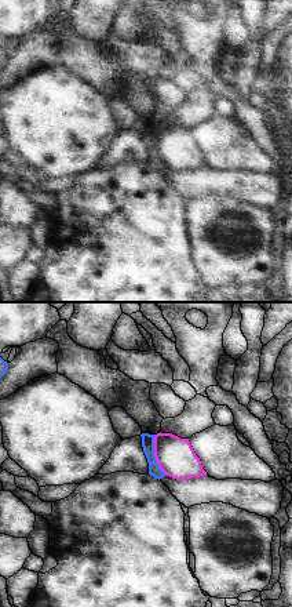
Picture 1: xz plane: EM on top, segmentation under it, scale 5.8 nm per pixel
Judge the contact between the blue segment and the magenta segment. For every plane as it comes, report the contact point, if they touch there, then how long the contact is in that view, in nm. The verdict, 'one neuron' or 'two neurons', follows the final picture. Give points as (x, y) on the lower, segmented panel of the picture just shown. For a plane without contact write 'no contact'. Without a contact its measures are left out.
contact (153, 455); length 260 nm

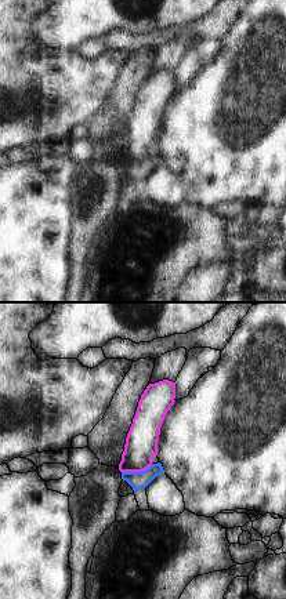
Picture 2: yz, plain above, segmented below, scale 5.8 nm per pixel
contact (137, 472); length 190 nm

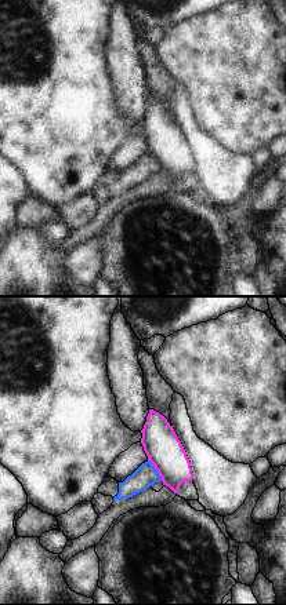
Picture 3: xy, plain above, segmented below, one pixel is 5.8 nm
contact (156, 470); length 150 nm

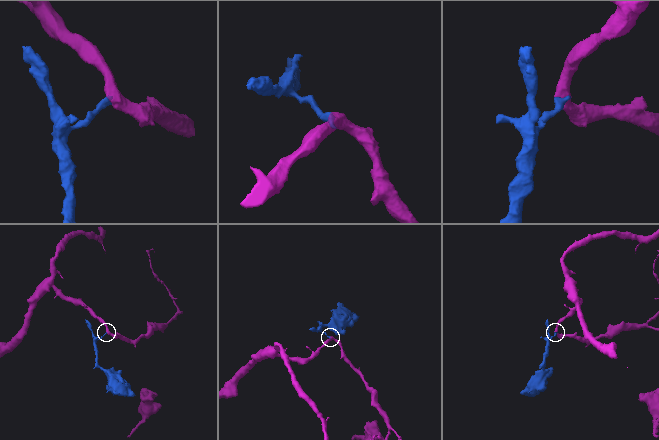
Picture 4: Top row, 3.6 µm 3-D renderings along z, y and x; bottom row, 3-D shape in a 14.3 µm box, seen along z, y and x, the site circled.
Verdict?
two neurons

